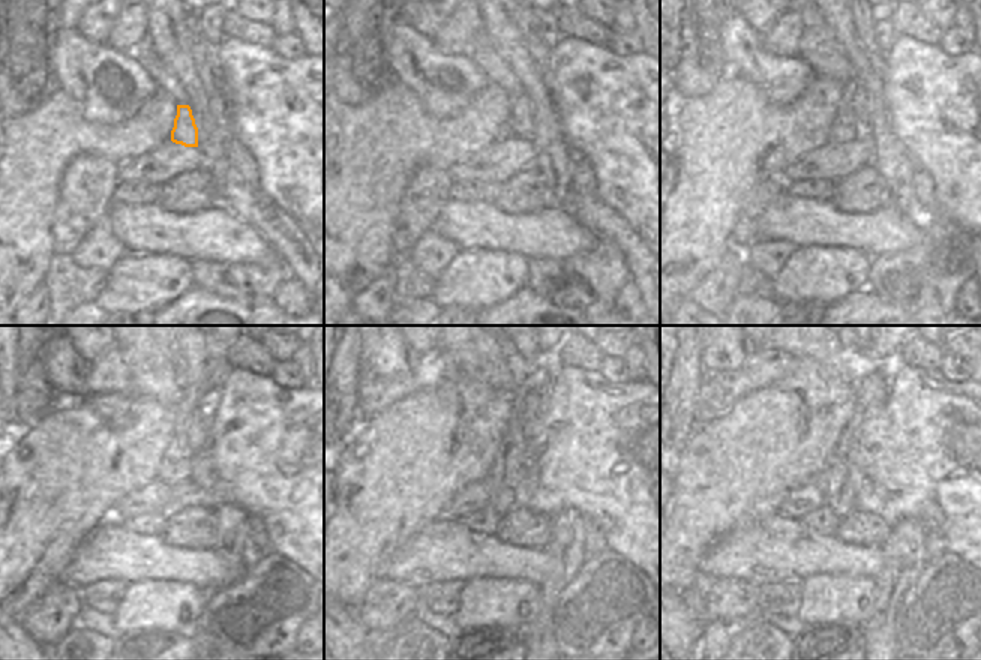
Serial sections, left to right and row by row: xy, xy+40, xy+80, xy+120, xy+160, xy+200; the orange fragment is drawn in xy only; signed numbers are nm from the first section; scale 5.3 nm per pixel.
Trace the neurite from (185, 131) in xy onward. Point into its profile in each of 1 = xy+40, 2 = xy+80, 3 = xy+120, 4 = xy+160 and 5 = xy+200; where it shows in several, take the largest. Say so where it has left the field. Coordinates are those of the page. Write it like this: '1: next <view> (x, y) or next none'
1: next xy+40 (521, 120)
2: next xy+80 (860, 105)
3: next xy+120 (200, 428)
4: next xy+160 (546, 387)
5: next xy+200 (881, 395)

